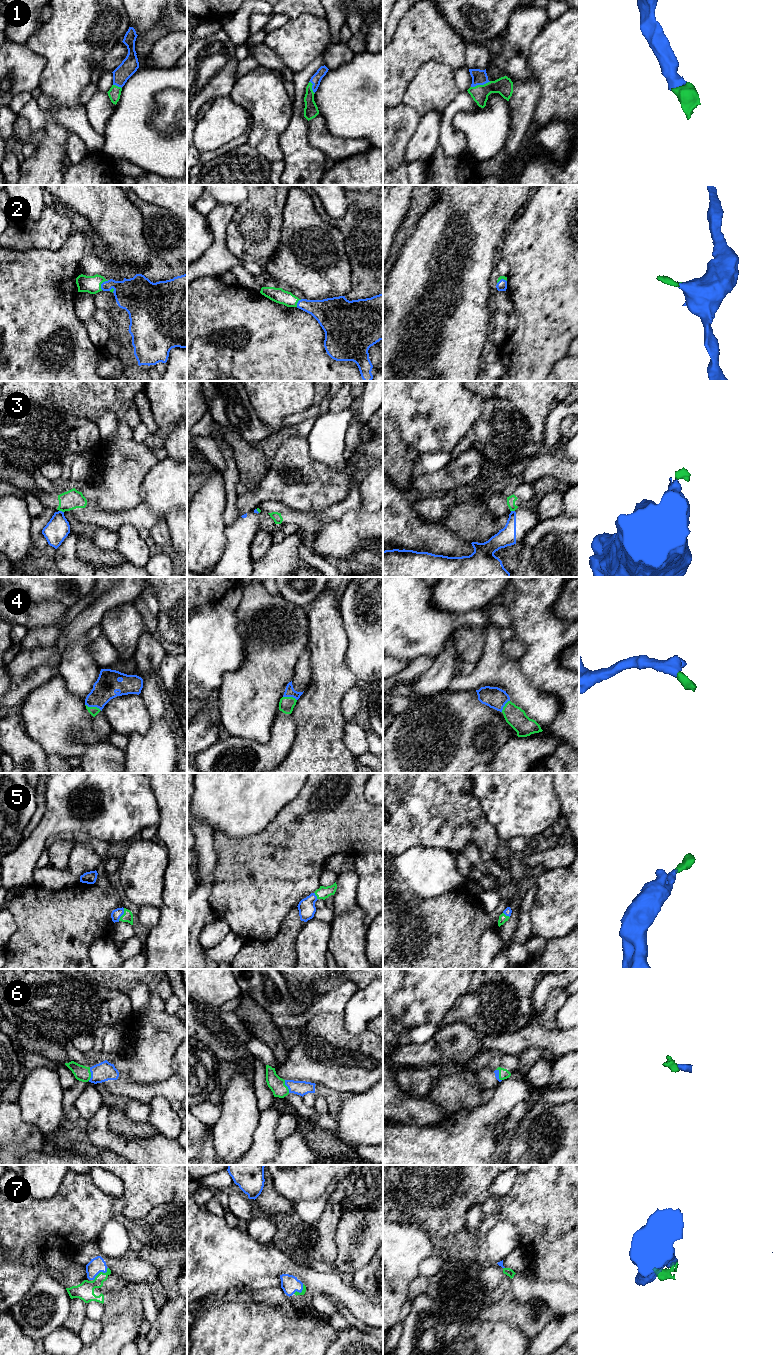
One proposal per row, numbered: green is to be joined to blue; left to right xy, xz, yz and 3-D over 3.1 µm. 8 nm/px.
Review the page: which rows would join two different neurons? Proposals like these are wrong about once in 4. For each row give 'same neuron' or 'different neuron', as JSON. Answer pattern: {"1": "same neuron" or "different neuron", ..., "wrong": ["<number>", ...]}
{"1": "same neuron", "2": "same neuron", "3": "different neuron", "4": "same neuron", "5": "same neuron", "6": "same neuron", "7": "same neuron", "wrong": ["3"]}

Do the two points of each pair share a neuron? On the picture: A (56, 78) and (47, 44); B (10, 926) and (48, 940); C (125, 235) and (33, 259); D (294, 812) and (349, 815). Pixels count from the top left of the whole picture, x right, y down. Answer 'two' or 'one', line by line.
A: one
B: two
C: two
D: one

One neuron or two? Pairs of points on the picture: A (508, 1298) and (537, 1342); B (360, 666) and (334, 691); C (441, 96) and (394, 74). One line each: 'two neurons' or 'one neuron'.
A: two neurons
B: two neurons
C: two neurons

